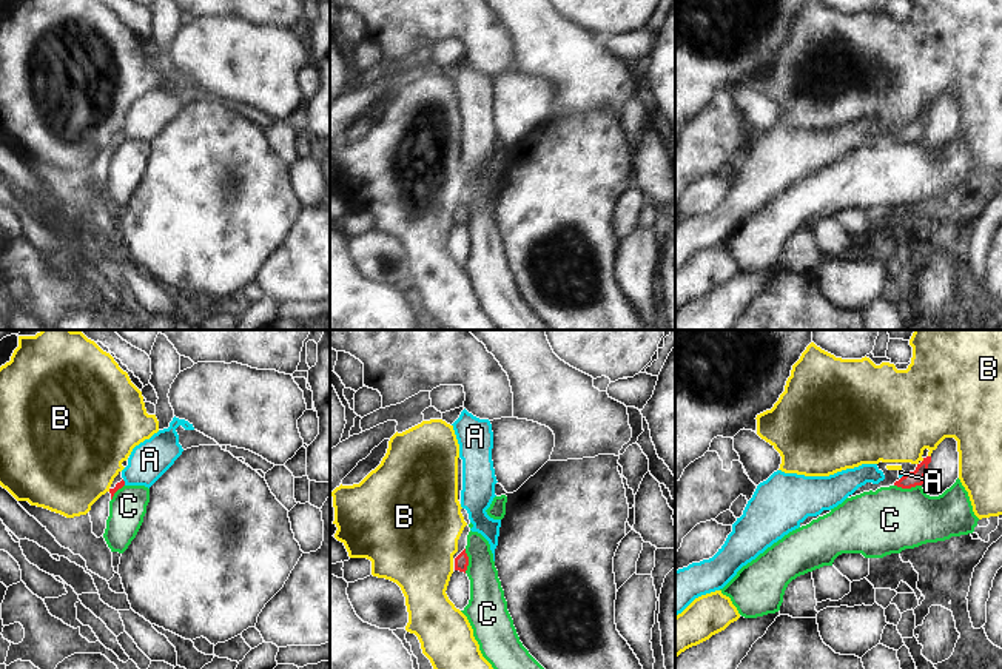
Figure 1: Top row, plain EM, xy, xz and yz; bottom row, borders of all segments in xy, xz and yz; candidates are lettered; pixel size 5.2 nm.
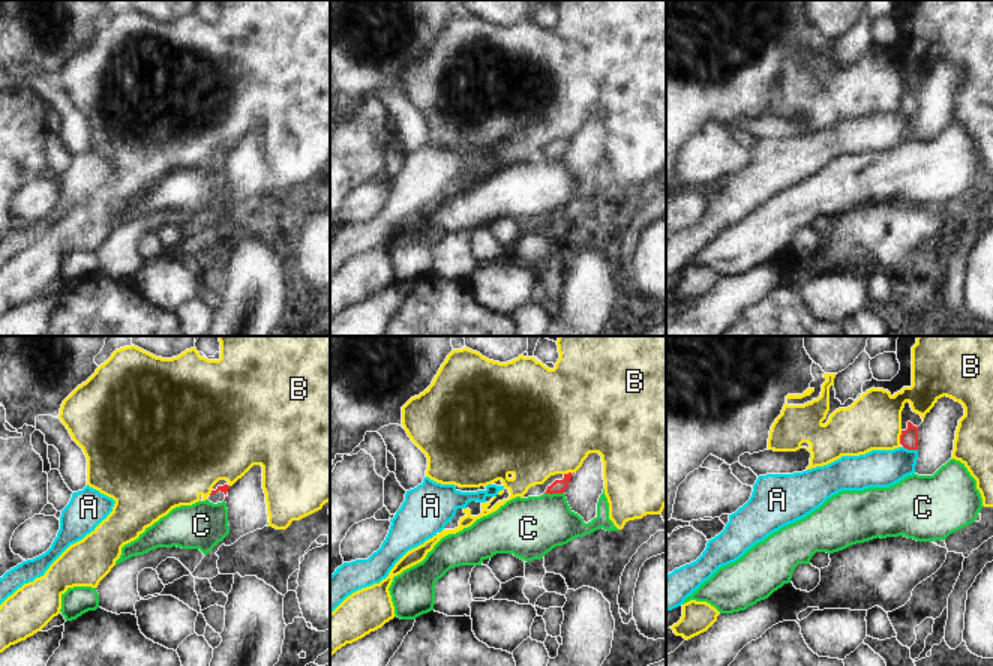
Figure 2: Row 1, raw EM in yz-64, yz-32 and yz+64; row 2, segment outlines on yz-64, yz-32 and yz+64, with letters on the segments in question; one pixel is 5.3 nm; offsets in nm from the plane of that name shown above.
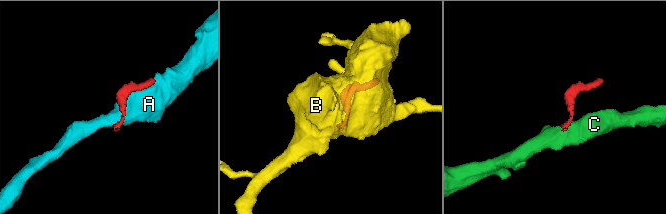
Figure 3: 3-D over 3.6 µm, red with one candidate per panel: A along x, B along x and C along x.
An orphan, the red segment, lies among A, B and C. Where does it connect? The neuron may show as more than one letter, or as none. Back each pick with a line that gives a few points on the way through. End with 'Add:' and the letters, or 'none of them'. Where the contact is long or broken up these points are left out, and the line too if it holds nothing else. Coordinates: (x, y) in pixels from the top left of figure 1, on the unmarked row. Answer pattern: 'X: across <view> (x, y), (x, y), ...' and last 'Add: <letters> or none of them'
Add: none of them

